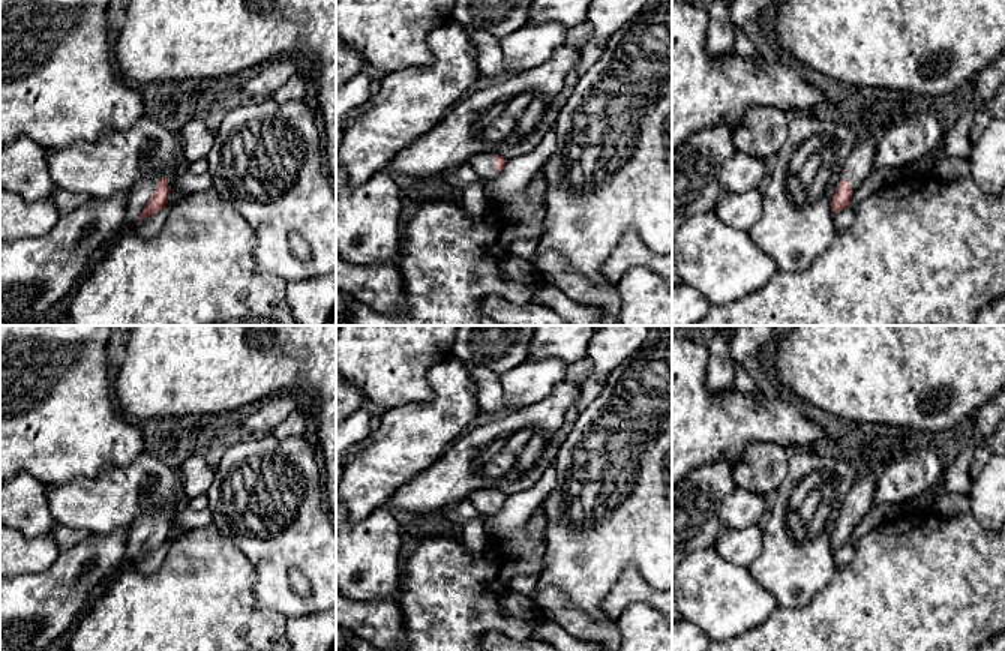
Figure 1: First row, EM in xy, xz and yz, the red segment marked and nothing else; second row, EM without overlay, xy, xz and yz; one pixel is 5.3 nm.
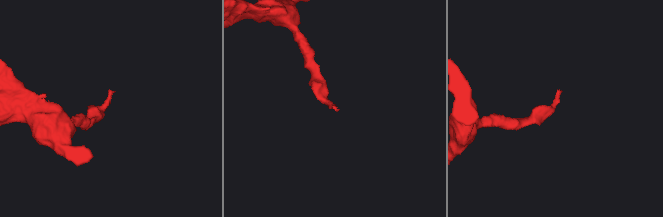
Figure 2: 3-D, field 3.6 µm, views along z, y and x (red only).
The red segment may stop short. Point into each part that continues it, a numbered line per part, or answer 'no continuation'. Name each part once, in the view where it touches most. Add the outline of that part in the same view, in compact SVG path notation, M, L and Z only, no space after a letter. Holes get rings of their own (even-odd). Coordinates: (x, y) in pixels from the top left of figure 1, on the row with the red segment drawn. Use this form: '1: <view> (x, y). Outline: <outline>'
1: xy (143, 191). Outline: M146 177L132 188L128 196L124 213L128 225L134 225L135 222L138 222L144 207L159 186L159 180L160 177Z

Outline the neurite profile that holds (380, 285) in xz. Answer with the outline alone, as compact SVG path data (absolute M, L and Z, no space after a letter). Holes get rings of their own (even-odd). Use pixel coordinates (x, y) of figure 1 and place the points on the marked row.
M336 252L336 286L374 310L402 312L402 278L394 264L357 266Z

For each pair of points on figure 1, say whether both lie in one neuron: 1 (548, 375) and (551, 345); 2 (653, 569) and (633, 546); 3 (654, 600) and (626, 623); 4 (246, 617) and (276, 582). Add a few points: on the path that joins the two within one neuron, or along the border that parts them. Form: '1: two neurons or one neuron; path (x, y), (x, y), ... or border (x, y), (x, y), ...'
1: two neurons; border (527, 360), (558, 357), (567, 365)
2: one neuron; path (650, 563), (639, 552)
3: two neurons; border (656, 608), (645, 602), (630, 602), (617, 618)
4: two neurons; border (255, 570), (254, 600), (287, 617)

